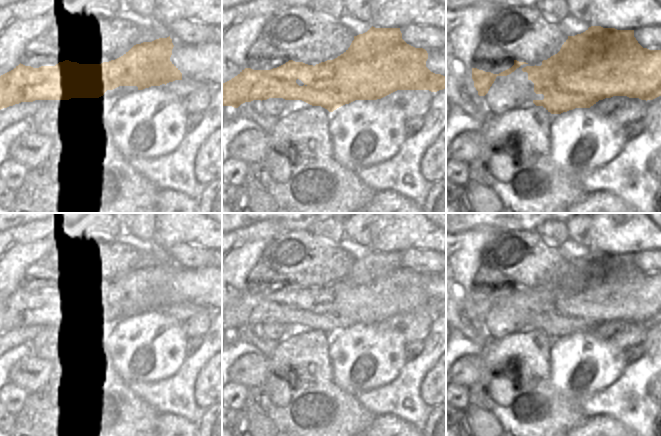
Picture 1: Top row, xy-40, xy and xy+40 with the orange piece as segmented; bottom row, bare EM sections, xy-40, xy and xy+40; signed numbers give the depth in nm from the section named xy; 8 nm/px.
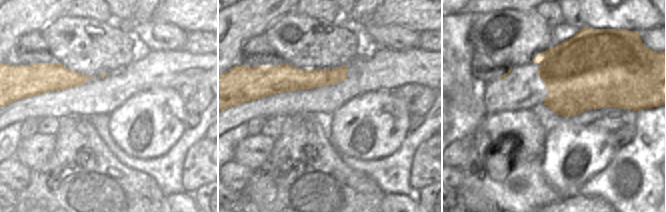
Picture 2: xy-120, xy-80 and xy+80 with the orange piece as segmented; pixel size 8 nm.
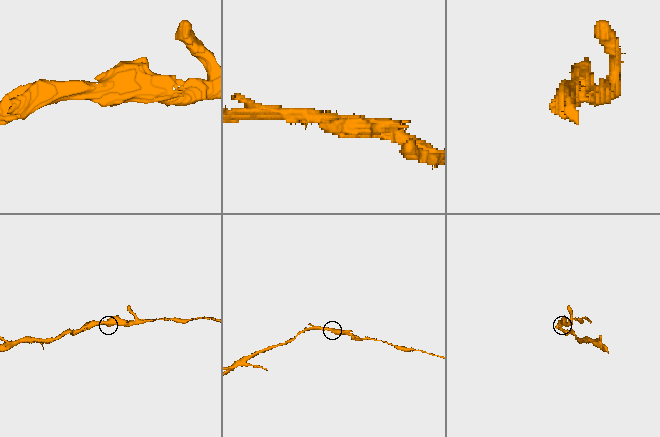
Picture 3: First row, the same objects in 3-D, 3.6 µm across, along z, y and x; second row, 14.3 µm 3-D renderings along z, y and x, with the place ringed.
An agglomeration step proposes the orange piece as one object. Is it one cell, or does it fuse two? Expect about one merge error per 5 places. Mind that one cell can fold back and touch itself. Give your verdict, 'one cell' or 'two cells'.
two cells

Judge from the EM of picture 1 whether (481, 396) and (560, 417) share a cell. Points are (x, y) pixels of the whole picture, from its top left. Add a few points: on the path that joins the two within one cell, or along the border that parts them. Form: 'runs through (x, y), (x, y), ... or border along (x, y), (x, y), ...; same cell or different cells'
runs through (500, 416), (502, 418), (540, 417); same cell

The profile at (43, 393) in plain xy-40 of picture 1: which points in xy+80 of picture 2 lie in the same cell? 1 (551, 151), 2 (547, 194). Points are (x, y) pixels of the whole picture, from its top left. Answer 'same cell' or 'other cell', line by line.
1: other cell
2: same cell

